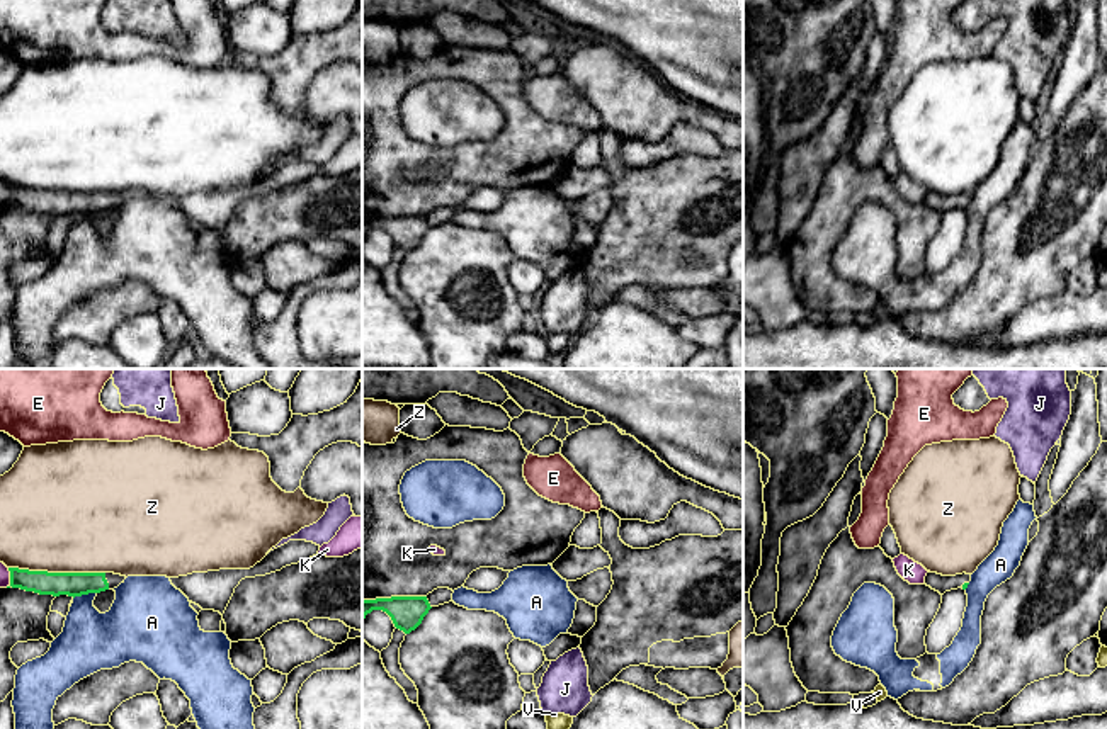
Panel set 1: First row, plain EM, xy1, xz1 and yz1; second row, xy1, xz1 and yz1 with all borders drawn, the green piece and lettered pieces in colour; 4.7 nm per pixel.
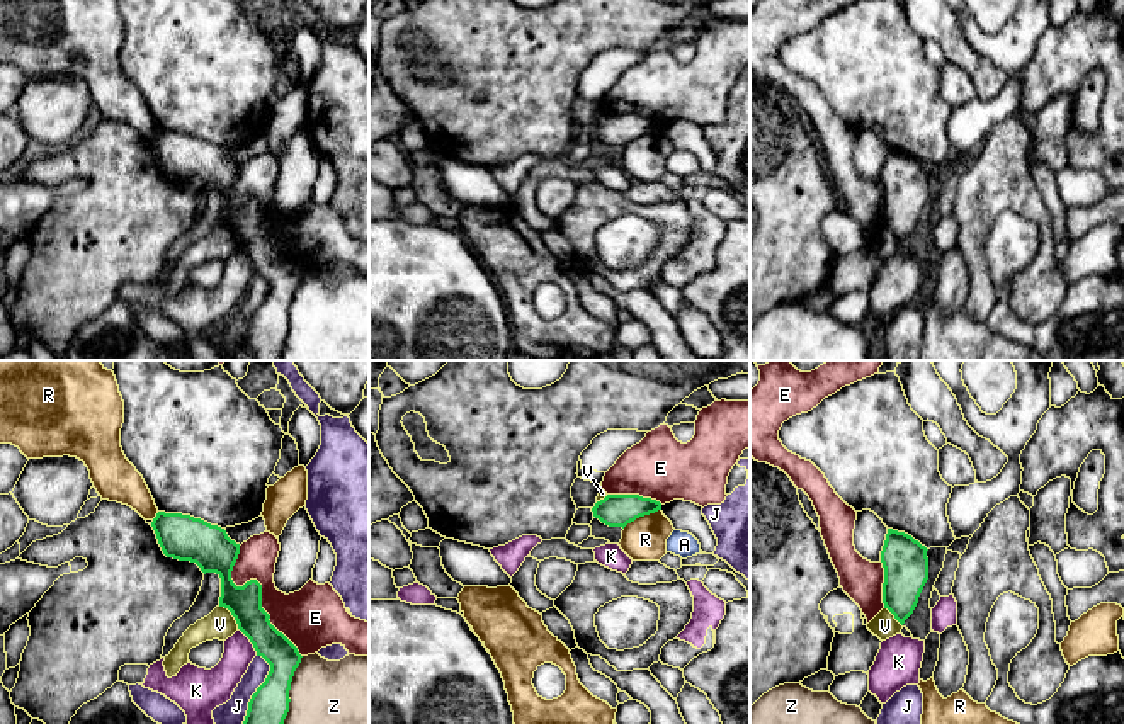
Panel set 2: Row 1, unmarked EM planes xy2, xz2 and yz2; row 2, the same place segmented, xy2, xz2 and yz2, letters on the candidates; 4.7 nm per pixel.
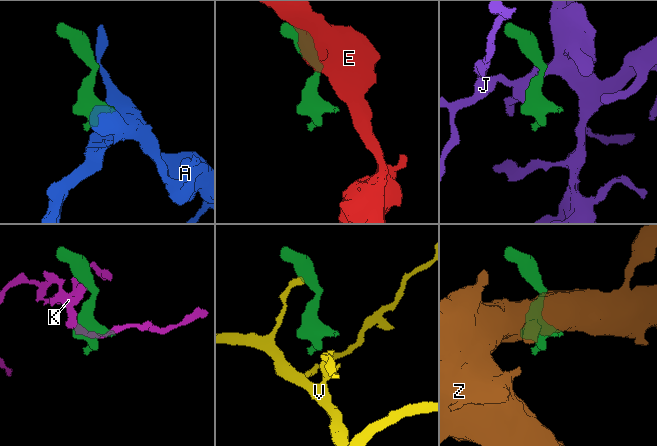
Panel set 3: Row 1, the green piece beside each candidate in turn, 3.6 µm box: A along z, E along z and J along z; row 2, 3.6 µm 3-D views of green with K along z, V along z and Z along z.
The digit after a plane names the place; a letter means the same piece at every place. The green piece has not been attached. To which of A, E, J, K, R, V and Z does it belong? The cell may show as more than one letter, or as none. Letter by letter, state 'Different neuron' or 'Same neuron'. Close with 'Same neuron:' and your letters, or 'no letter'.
A: Different neuron
E: Different neuron
J: Different neuron
K: Different neuron
R: Different neuron
V: Different neuron
Z: Different neuron
Same neuron: no letter

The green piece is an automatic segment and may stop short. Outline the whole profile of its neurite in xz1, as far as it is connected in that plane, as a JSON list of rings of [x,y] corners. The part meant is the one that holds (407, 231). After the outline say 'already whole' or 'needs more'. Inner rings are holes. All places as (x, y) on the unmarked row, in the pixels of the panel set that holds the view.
[[[427,216],[362,219],[362,240],[372,229],[383,229],[391,236],[396,248],[410,253],[422,243],[430,228]]] | already whole

